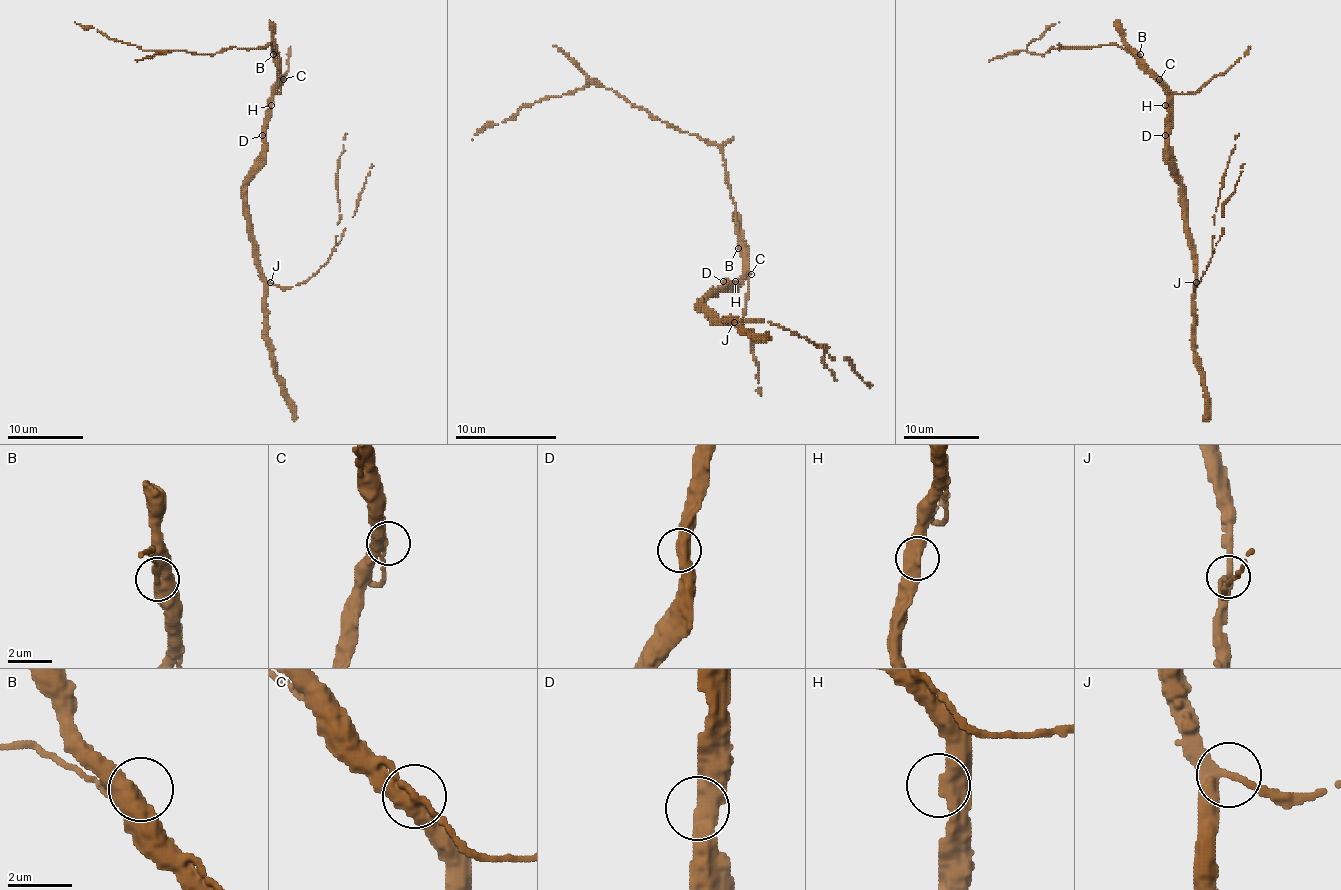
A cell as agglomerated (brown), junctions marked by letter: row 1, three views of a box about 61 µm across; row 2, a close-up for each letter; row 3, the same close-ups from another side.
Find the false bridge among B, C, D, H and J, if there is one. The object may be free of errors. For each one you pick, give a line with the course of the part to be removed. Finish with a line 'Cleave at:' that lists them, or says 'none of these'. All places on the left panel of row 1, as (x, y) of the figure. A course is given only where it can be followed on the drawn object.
J: (269, 283), (292, 287), (307, 281), (341, 239), (345, 228), (339, 222), (337, 162), (347, 134)
Cleave at: J

